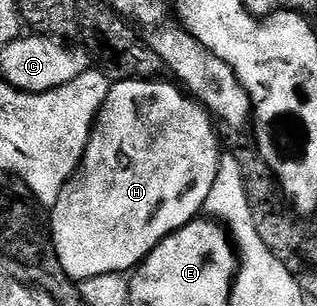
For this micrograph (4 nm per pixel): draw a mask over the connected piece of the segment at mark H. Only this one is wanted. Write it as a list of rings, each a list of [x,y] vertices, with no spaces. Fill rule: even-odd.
[[[131,79],[121,83],[113,82],[108,89],[108,96],[96,121],[92,124],[92,132],[84,150],[84,159],[76,168],[75,175],[68,180],[62,189],[58,201],[50,208],[50,226],[52,228],[52,244],[58,253],[58,261],[62,261],[62,269],[73,279],[79,281],[90,277],[102,277],[106,273],[128,273],[140,266],[144,258],[160,244],[167,235],[172,235],[186,224],[193,222],[204,211],[204,202],[210,195],[210,185],[214,185],[214,177],[218,173],[222,144],[217,135],[217,124],[203,103],[192,95],[185,93],[175,82],[160,83],[156,79]]]

